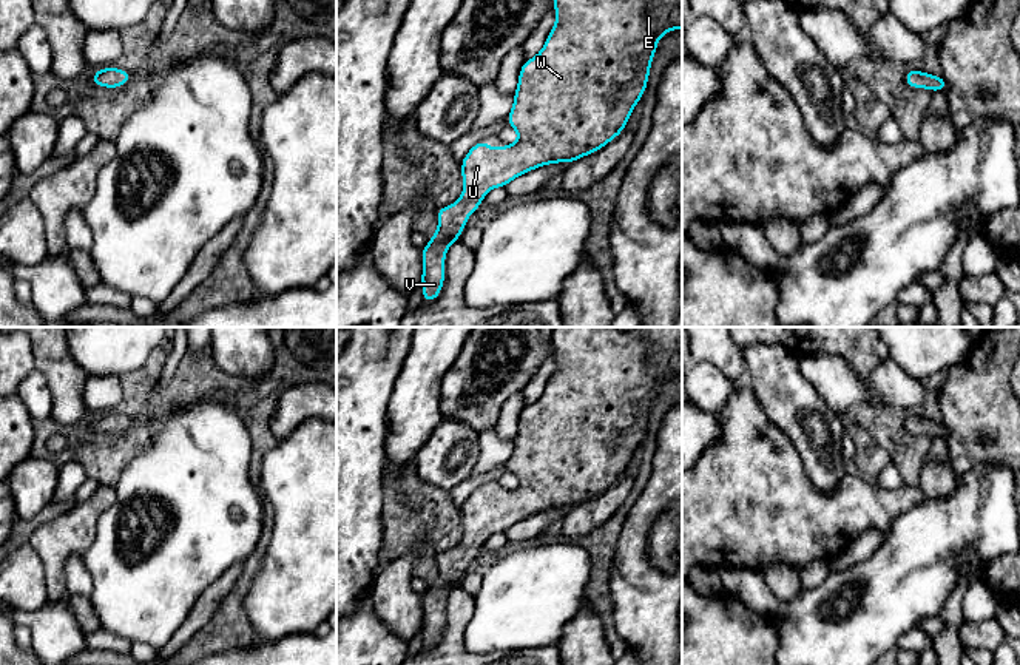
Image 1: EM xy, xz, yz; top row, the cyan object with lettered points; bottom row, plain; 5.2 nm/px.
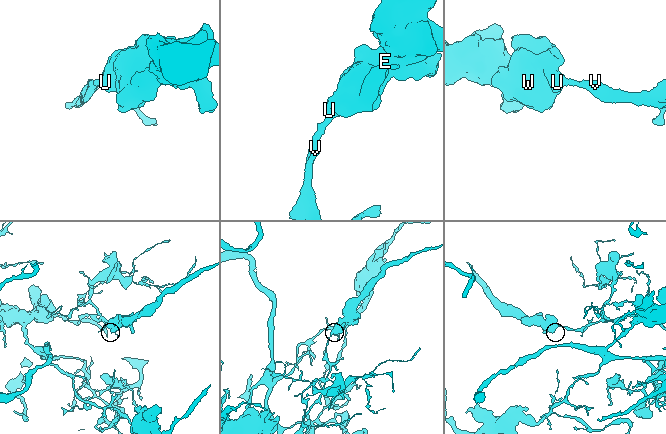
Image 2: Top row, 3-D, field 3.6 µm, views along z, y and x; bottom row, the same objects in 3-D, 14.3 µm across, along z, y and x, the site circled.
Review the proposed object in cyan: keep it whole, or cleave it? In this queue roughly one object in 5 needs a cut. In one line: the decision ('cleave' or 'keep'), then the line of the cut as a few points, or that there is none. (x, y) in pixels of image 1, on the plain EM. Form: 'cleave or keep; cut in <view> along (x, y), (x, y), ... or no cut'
keep; no cut

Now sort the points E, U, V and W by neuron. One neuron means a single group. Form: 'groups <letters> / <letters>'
groups E U V W

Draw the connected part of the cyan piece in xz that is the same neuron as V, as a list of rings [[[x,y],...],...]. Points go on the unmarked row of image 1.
[[[554,327],[551,336],[556,370],[542,397],[523,407],[514,438],[514,452],[506,463],[506,469],[518,478],[518,486],[514,491],[495,494],[480,484],[463,503],[460,509],[463,538],[455,549],[437,554],[438,576],[421,596],[424,650],[438,643],[444,630],[446,597],[452,588],[460,585],[468,563],[483,549],[486,538],[506,532],[515,523],[539,512],[559,508],[571,509],[616,484],[625,475],[634,452],[647,435],[659,384],[670,375],[682,376],[682,327],[636,327],[630,332],[616,327]]]

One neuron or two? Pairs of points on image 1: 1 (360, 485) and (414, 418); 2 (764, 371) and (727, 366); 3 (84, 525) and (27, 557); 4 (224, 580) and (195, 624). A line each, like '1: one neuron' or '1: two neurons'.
1: two neurons
2: two neurons
3: two neurons
4: one neuron

